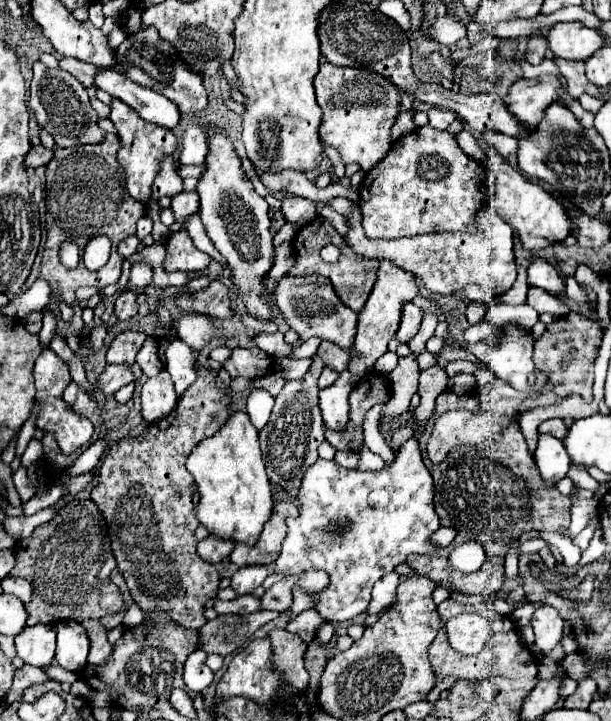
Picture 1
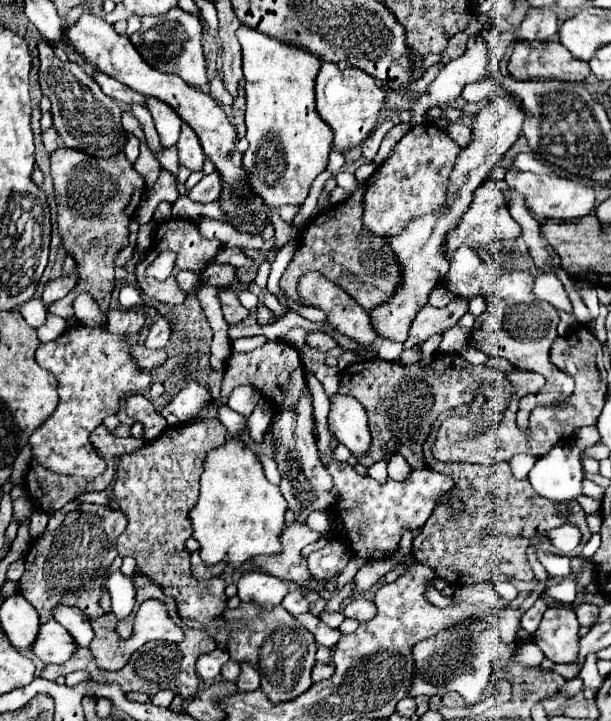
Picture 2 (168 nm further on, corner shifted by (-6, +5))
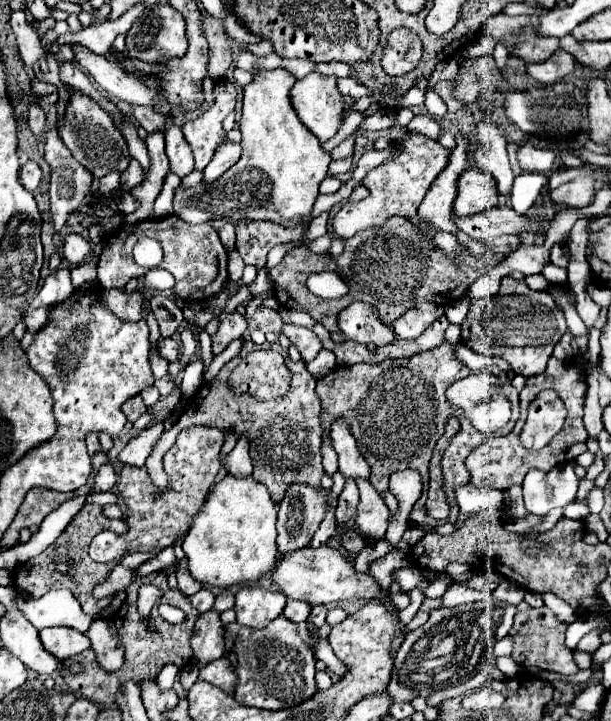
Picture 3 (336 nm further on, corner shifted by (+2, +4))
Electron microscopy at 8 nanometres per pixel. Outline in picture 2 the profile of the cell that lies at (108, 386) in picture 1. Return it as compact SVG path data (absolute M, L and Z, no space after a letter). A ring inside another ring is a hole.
M135 345L133 347L133 355L135 355L139 367L145 369L145 371L163 365L167 361L167 357L169 357L167 349L159 349L157 351L157 349L147 349L145 345Z

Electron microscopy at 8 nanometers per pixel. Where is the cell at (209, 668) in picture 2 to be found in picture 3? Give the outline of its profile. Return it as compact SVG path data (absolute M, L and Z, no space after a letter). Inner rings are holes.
M227 656L217 658L217 660L209 662L207 666L203 666L199 670L199 678L207 680L207 682L211 682L215 686L221 686L227 692L233 692L233 686L237 682L237 676L233 674L233 666L231 666Z

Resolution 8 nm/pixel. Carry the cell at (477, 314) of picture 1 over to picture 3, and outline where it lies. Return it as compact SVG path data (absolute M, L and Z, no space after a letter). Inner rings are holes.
M461 296L461 298L455 300L453 304L449 304L449 306L445 308L447 320L449 320L451 324L461 324L461 322L465 320L467 312L469 312L469 304L471 304L471 300L469 300L467 296Z

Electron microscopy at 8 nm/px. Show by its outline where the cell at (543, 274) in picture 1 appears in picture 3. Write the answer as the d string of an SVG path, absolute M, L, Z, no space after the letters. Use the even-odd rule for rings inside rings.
M479 122L471 132L473 156L477 168L495 176L499 194L507 208L511 208L511 186L513 186L513 170L507 158L507 142L501 136L499 128L493 122Z

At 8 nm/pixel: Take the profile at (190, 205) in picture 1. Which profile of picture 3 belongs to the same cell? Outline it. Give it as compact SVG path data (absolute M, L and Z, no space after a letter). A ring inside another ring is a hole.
M227 142L225 146L221 146L213 160L207 164L205 172L203 172L203 182L201 184L209 184L209 182L215 182L217 178L221 178L223 172L227 172L241 156L241 146L239 144L233 144L233 142Z

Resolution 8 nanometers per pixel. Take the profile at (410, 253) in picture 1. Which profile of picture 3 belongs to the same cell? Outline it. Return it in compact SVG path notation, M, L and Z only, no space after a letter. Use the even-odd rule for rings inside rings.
M469 168L465 174L461 174L457 188L459 198L455 200L455 216L473 216L499 204L495 178L479 168Z

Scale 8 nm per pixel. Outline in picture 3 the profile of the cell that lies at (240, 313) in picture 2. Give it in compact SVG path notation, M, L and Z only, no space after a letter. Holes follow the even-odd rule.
M231 312L231 314L221 314L219 316L219 330L217 334L213 334L213 354L219 354L221 350L225 350L225 346L235 340L241 338L247 330L247 320L239 314L239 312Z

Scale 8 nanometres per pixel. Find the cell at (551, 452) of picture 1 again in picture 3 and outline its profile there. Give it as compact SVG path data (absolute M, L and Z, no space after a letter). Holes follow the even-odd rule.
M565 462L549 472L529 470L523 480L523 500L531 514L545 516L553 508L563 508L575 502L579 478L573 472L573 464Z

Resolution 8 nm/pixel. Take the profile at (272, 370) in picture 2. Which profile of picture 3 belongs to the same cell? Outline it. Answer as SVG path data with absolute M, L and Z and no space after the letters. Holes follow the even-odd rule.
M251 340L245 342L243 352L239 356L235 356L231 362L227 362L219 374L203 384L197 394L193 394L193 398L187 400L183 414L177 418L177 422L173 424L171 430L163 432L163 436L157 440L151 456L147 458L147 470L149 476L153 478L153 482L157 482L159 488L169 486L169 478L165 478L163 474L163 442L175 442L177 434L191 426L191 424L203 424L203 426L215 426L219 430L227 430L227 428L235 428L239 436L249 436L251 442L251 458L253 458L253 478L263 482L271 494L271 498L275 502L279 502L285 496L285 488L291 482L309 482L313 486L321 486L321 476L323 476L323 466L321 466L321 424L319 412L321 412L321 400L317 396L307 396L305 402L301 402L303 398L297 398L297 372L307 372L303 368L303 362L293 362L289 356L285 356L285 364L291 372L291 388L285 396L279 396L275 400L269 402L261 402L251 394L237 394L231 390L229 386L229 376L233 372L233 368L249 354L255 350L271 350L277 348L277 344L253 344Z

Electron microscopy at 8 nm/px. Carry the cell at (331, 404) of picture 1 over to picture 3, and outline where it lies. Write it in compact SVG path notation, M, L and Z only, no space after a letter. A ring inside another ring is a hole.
M337 418L331 424L331 442L339 456L339 470L345 478L367 478L369 476L369 464L361 456L357 448L357 440L345 422L345 418Z

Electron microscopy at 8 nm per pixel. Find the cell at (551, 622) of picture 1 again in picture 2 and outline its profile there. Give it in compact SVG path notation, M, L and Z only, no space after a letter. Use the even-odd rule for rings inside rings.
M547 609L533 641L553 663L575 663L579 653L579 621L575 611Z

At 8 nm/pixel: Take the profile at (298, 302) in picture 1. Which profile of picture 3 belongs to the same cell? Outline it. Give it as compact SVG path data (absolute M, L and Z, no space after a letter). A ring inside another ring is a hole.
M353 302L351 306L343 308L339 312L337 320L339 330L347 336L347 340L359 342L359 344L375 344L383 346L385 342L393 342L395 334L389 326L385 326L377 314L373 314L371 306L365 306L363 302Z

